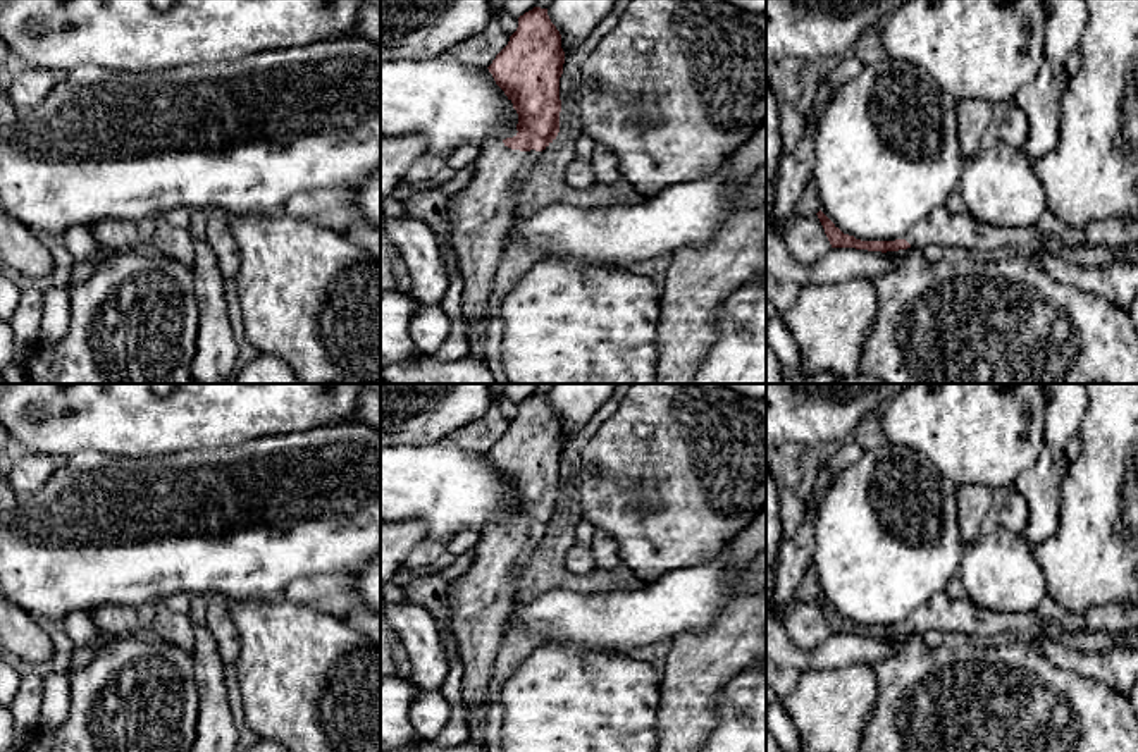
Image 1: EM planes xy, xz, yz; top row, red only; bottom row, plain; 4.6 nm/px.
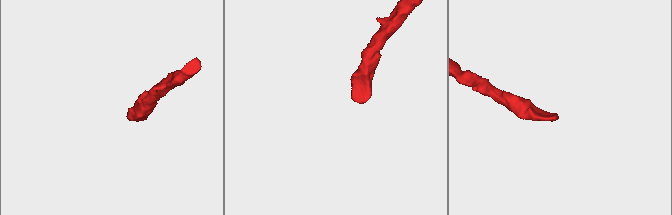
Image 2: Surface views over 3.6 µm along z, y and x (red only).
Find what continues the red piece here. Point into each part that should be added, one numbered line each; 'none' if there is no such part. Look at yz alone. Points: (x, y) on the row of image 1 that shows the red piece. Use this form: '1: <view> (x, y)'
1: yz (942, 228)

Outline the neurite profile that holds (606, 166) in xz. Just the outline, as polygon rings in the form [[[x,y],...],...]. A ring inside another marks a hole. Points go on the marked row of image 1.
[[[604,145],[594,146],[591,163],[596,182],[616,182],[622,177],[618,157]]]

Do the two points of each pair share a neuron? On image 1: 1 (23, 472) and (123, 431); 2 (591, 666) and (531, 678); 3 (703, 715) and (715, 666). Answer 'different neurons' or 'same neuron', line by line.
1: different neurons
2: same neuron
3: same neuron

